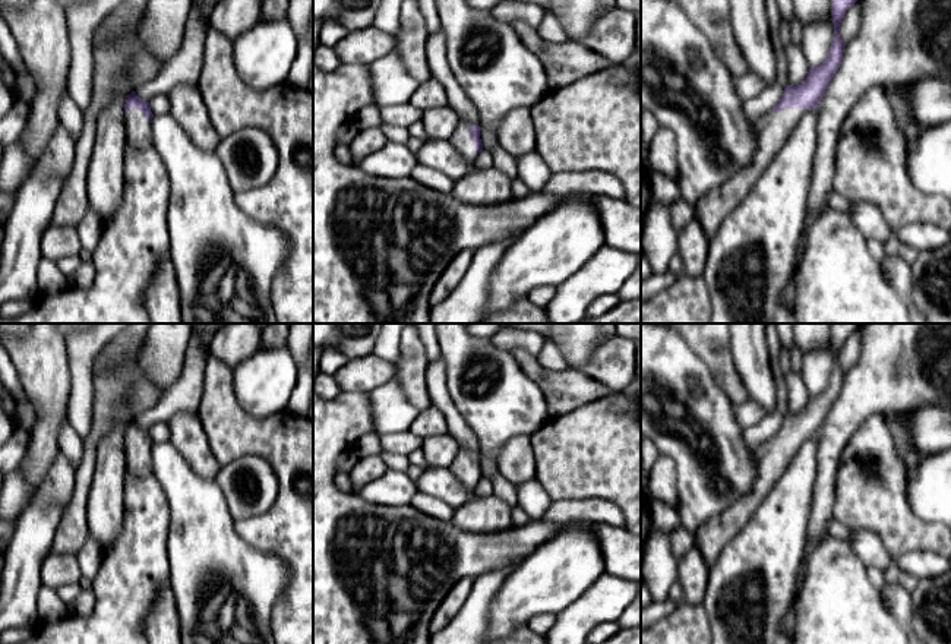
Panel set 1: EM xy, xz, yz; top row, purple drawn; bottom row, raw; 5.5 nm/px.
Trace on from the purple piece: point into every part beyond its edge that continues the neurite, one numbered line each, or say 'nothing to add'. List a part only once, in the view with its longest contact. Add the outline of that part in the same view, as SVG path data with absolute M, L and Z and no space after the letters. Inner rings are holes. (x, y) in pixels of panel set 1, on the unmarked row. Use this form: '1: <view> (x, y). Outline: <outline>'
1: yz (771, 458). Outline: M783 436L753 448L755 482L752 489L734 506L702 524L693 534L695 547L708 568L717 562L721 550L753 517L806 439L806 436Z

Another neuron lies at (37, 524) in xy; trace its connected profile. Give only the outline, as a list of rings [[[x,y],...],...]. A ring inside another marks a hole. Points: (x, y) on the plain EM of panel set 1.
[[[59,451],[44,482],[15,518],[0,575],[0,635],[7,628],[38,624],[41,568],[51,553],[61,517],[72,499],[76,467]]]

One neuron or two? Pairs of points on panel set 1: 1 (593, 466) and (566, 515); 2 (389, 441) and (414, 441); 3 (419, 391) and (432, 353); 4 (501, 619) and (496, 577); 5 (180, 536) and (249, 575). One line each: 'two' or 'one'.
1: two
2: one
3: two
4: two
5: one

